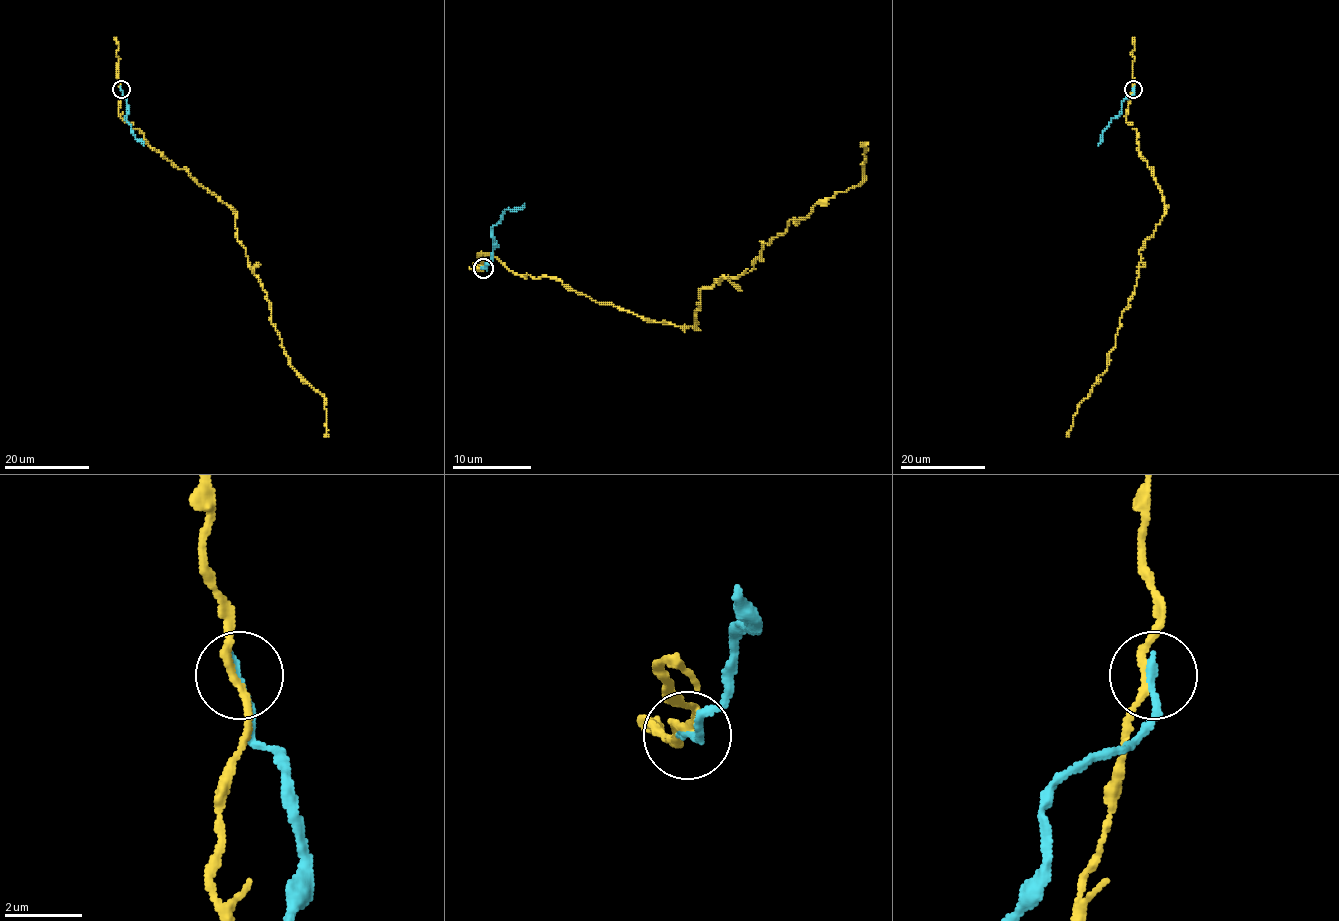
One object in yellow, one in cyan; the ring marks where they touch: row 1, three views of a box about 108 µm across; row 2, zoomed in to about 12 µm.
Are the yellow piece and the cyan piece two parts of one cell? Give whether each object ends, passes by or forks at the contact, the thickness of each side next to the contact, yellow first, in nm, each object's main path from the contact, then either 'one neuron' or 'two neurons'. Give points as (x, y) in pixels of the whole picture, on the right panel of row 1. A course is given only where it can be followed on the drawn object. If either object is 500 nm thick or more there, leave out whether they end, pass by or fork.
yellow passes by; cyan ends there; 170 nm thick on the yellow side, 200 nm on the other; yellow runs (1133, 89), (1125, 120), (1165, 212), (1139, 251), (1106, 370), (1066, 437); cyan runs (1134, 89), (1134, 93), (1122, 103), (1121, 112), (1102, 133), (1099, 145); two neurons

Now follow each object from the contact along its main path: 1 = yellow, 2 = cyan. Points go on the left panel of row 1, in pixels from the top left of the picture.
1: (121, 89), (119, 112), (131, 128), (233, 212), (237, 240), (269, 302), (289, 366), (324, 398), (323, 437)
2: (121, 89), (127, 103), (126, 122), (143, 145)

